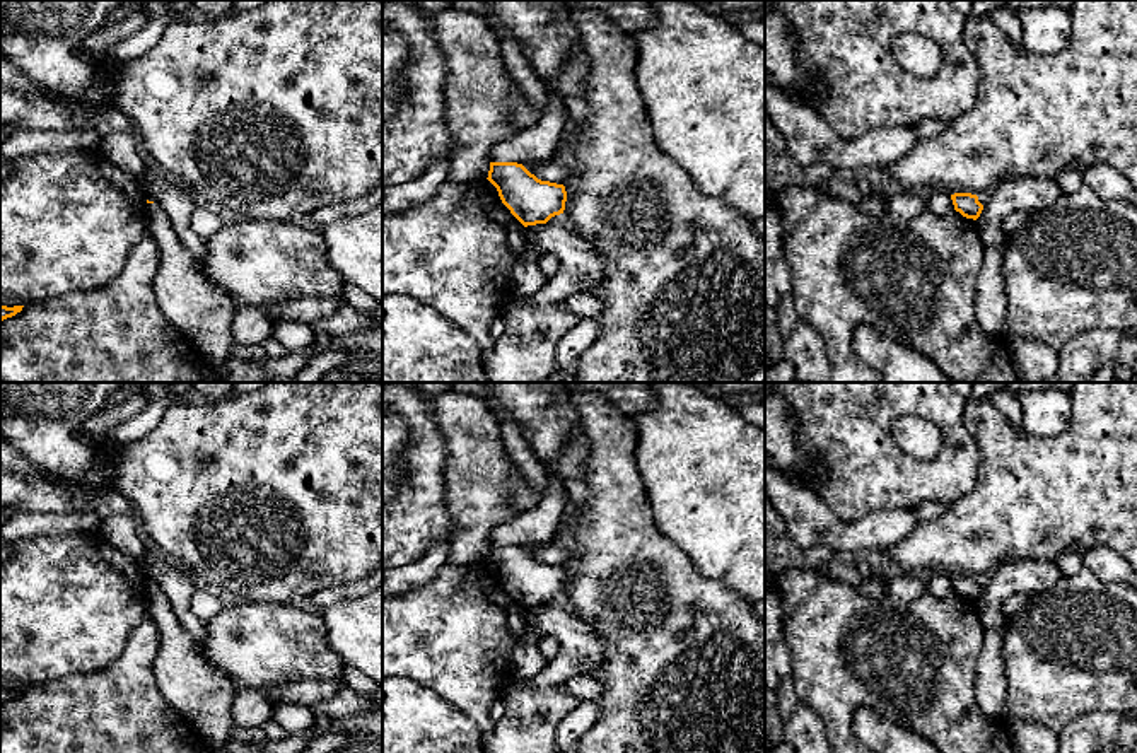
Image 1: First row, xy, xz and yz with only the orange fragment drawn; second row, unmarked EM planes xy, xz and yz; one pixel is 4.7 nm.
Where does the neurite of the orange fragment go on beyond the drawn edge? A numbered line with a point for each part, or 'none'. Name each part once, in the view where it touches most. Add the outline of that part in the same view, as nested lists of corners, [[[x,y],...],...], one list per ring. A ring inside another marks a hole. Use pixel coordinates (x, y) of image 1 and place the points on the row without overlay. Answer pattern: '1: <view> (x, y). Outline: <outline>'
none

